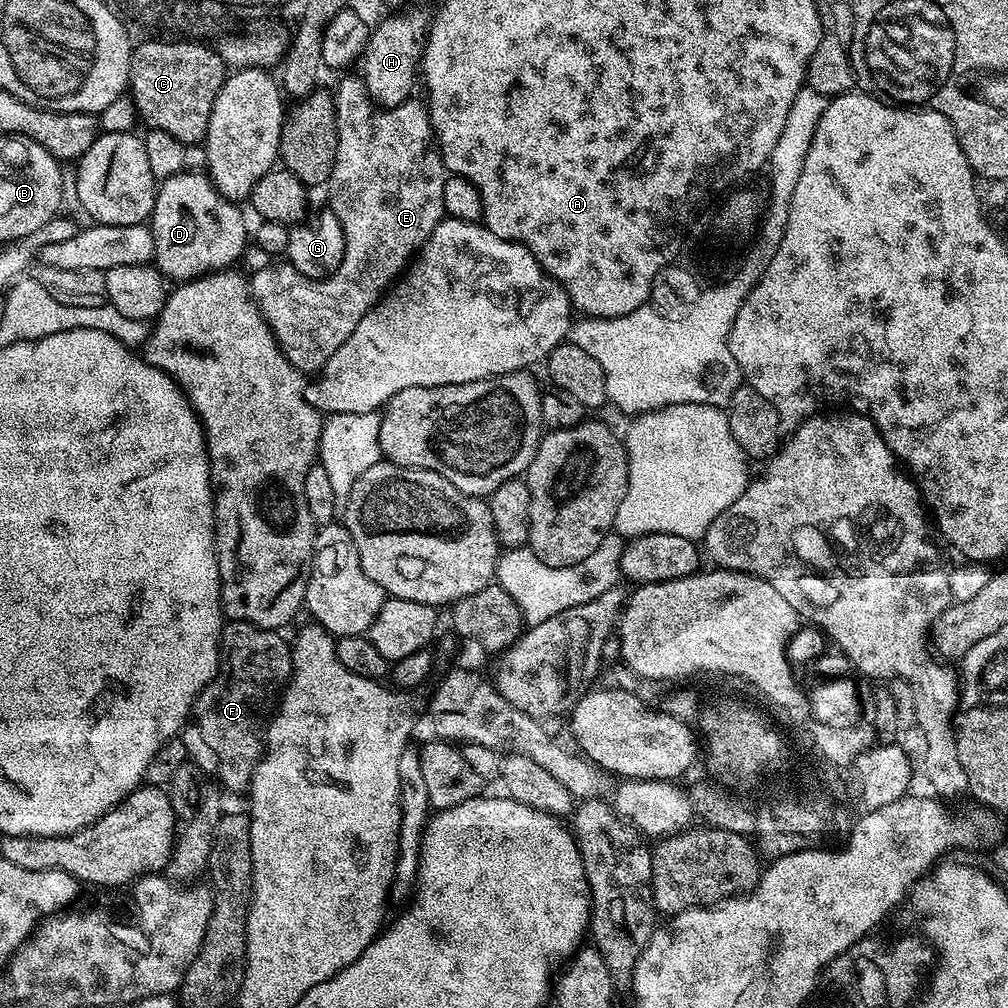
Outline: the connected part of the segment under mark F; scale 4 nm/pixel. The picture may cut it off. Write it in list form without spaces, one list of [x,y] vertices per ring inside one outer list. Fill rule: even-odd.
[[[228,620],[220,631],[220,669],[196,697],[195,731],[218,754],[215,775],[232,792],[249,791],[256,764],[266,751],[268,723],[292,678],[292,650],[289,641],[280,636],[279,631],[270,628]]]

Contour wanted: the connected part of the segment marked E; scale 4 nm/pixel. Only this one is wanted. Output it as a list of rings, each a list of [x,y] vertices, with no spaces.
[[[359,75],[342,77],[340,85],[334,88],[334,99],[336,102],[336,125],[338,126],[338,150],[334,158],[332,177],[328,179],[326,191],[328,191],[329,198],[332,199],[330,211],[336,215],[338,222],[342,222],[344,241],[346,242],[346,250],[344,251],[342,262],[336,272],[333,272],[331,276],[325,276],[322,280],[311,280],[302,274],[298,274],[298,270],[294,270],[294,266],[287,262],[270,262],[265,268],[251,273],[250,276],[252,297],[256,299],[256,304],[260,307],[262,315],[264,315],[264,320],[272,327],[272,333],[276,336],[276,340],[280,343],[280,348],[286,354],[288,361],[305,374],[311,374],[311,372],[319,373],[323,369],[324,363],[330,358],[330,354],[334,354],[334,350],[338,350],[338,346],[348,343],[348,339],[354,334],[358,322],[362,322],[365,314],[373,306],[380,303],[382,297],[391,289],[397,277],[407,269],[410,261],[419,253],[420,248],[430,238],[434,226],[438,226],[440,221],[445,219],[446,216],[442,190],[446,190],[449,173],[446,171],[444,160],[440,156],[440,150],[432,130],[432,120],[428,116],[427,107],[421,101],[419,104],[416,98],[409,98],[403,104],[393,108],[383,107],[373,100],[372,95],[368,93],[363,79]]]

